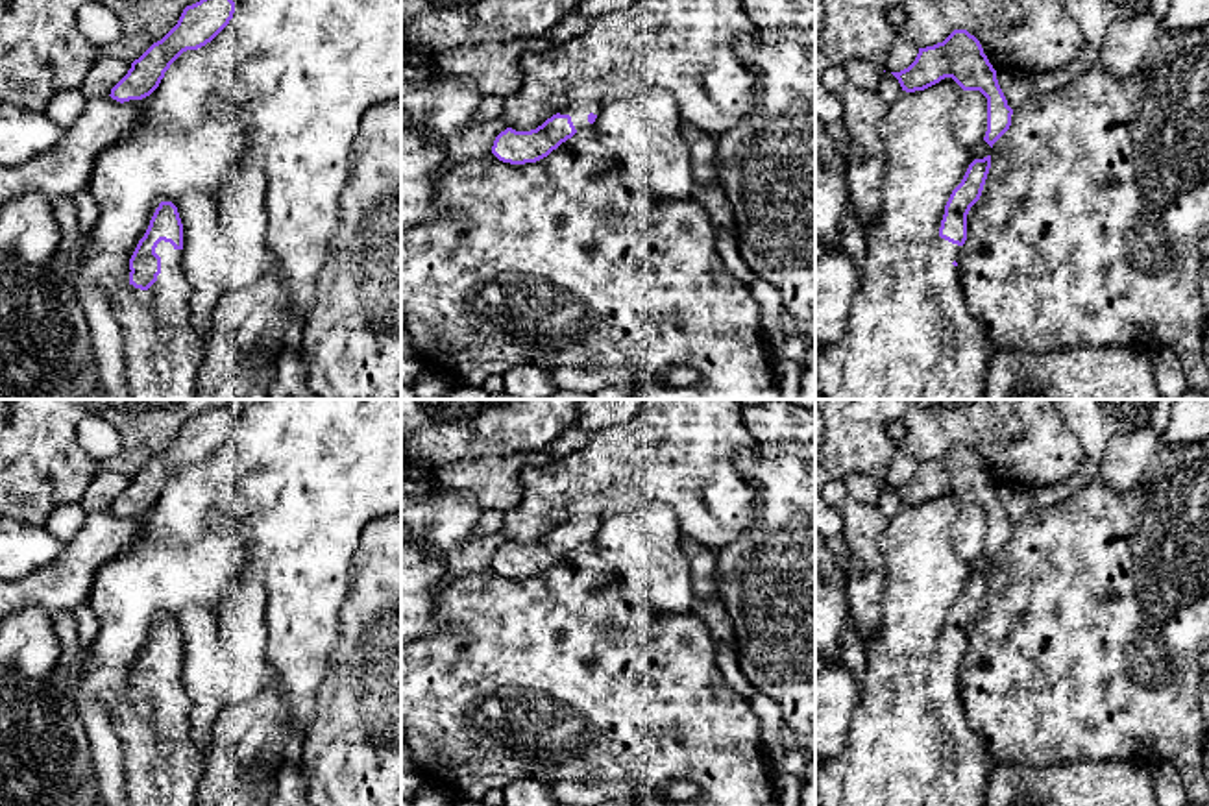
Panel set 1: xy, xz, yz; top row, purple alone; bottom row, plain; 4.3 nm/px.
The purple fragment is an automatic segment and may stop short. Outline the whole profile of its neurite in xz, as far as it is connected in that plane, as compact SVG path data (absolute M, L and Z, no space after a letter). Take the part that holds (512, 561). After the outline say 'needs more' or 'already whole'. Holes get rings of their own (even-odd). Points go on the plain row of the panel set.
M577 516L547 532L536 543L516 545L507 542L495 551L492 568L510 579L536 577L577 545L593 542L599 527L601 519L597 516Z; needs more

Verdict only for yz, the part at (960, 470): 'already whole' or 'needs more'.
already whole

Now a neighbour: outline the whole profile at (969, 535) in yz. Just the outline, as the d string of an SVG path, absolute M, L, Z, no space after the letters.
M963 505L952 527L952 547L974 564L987 545L987 512L980 505Z

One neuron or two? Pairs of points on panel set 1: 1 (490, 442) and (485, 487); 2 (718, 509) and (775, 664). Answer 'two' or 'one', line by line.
1: two
2: two

